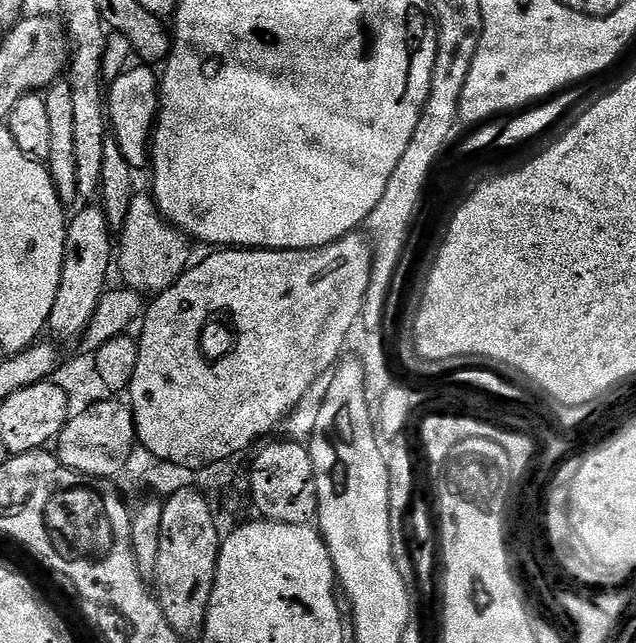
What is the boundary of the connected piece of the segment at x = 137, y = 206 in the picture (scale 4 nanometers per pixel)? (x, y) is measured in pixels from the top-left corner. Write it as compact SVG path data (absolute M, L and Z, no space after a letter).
M137 194L130 202L130 214L118 232L118 272L127 287L141 294L159 294L170 287L189 267L188 244L183 232L173 228L160 214L151 195Z

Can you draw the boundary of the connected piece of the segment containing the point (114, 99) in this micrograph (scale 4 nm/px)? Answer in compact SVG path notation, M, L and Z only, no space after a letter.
M145 64L125 69L122 75L111 81L106 94L106 111L113 136L122 150L122 156L133 171L147 169L151 161L151 137L159 117L159 77L155 69Z

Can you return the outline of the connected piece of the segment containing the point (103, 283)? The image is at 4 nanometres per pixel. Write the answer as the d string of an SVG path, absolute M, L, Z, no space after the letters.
M84 208L68 221L68 237L62 266L62 282L58 286L58 298L54 298L54 310L50 310L48 328L60 338L83 337L85 329L98 310L98 302L108 284L108 271L114 268L114 234L106 222L103 208Z

